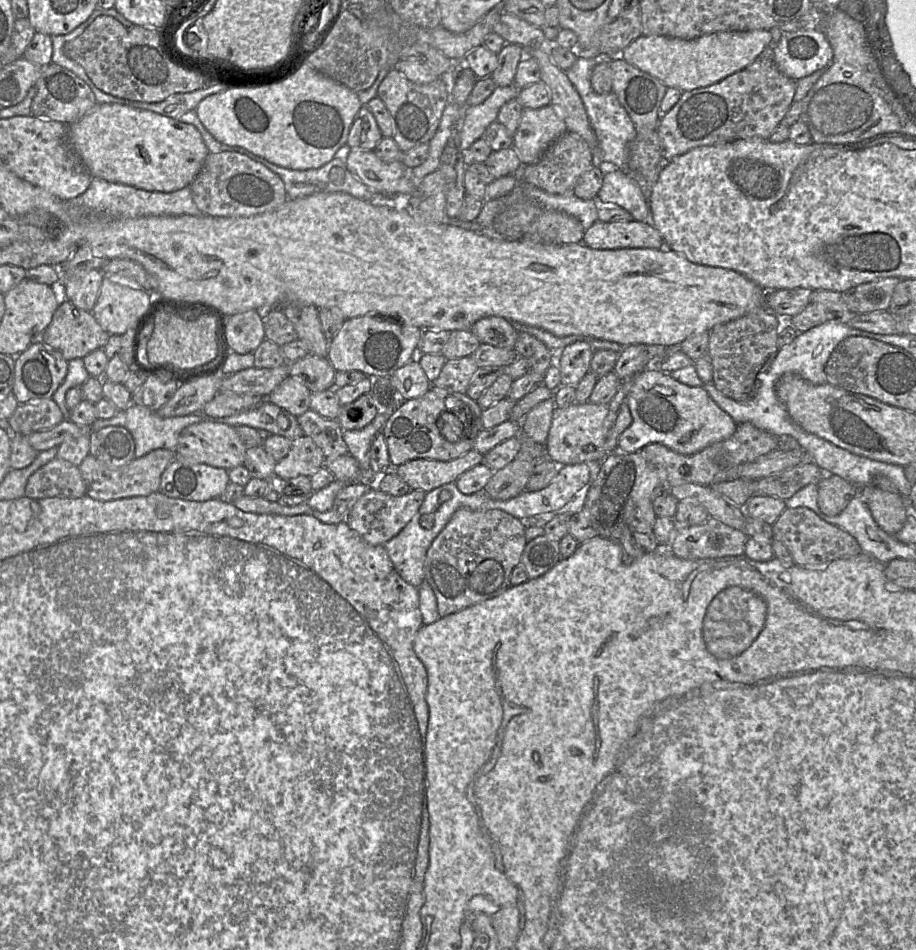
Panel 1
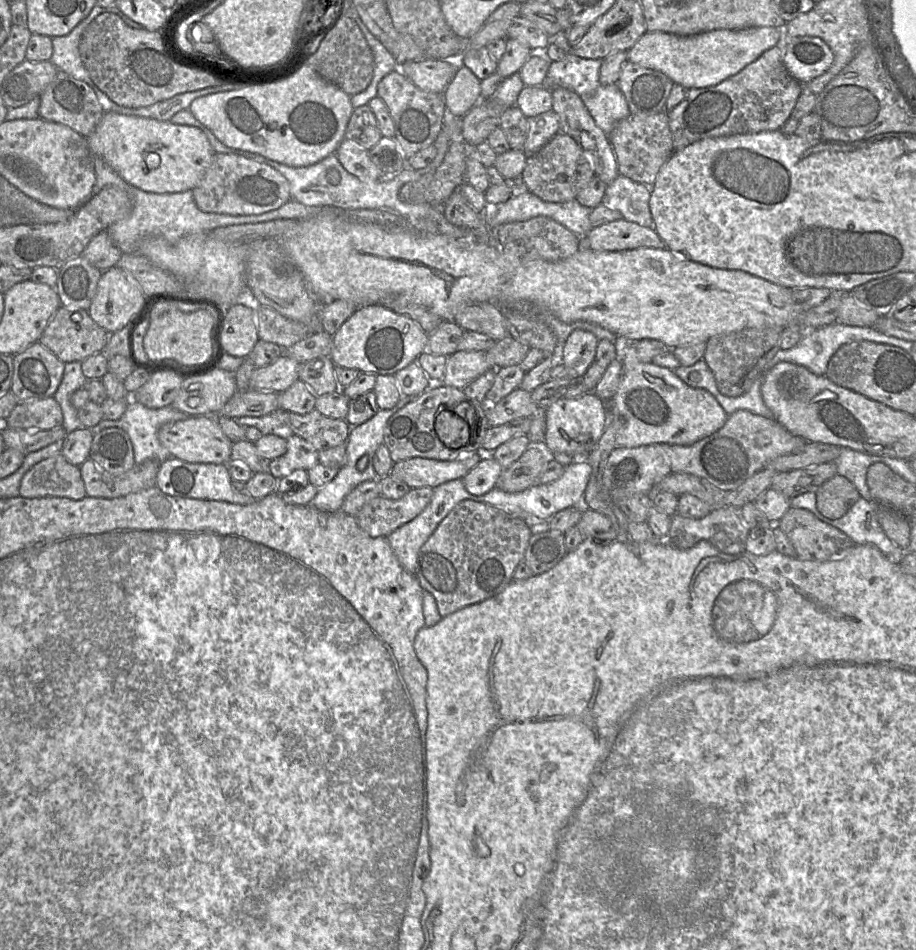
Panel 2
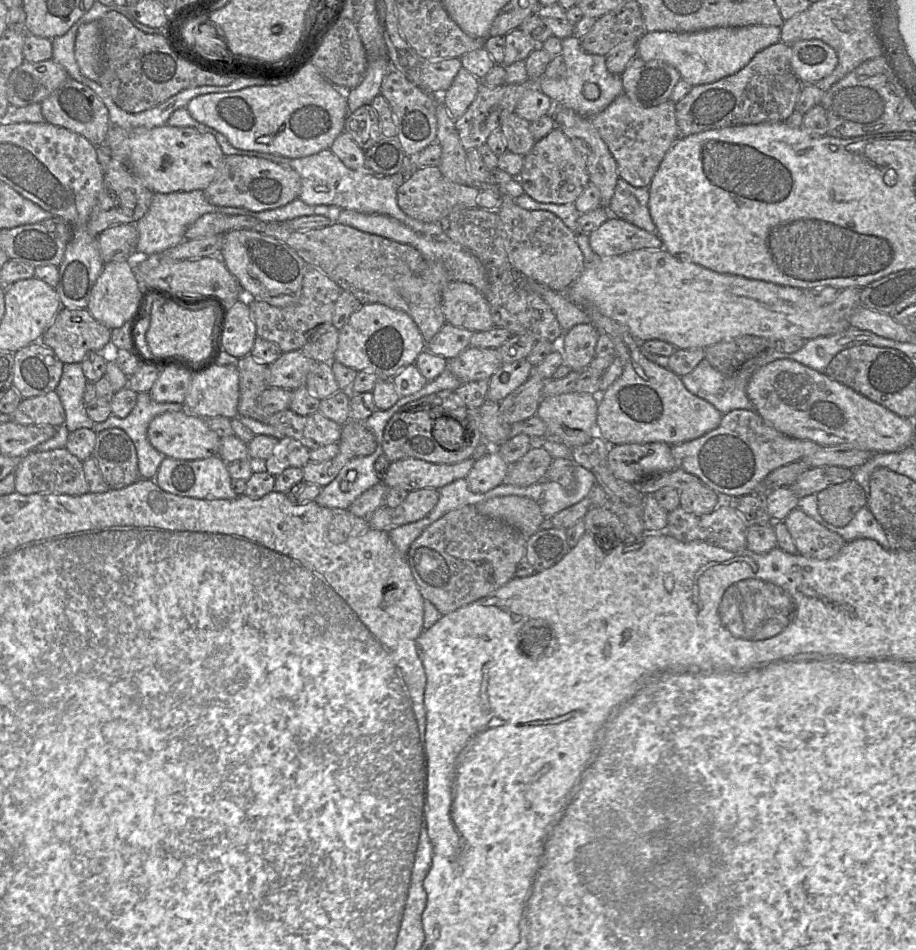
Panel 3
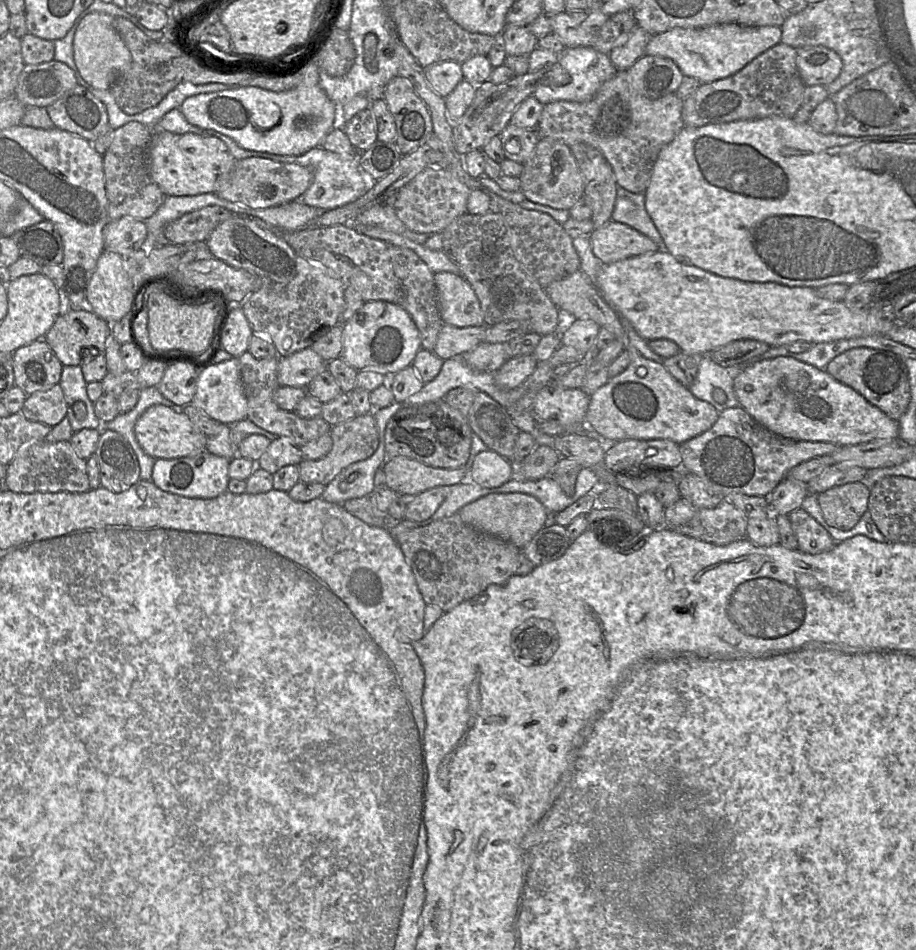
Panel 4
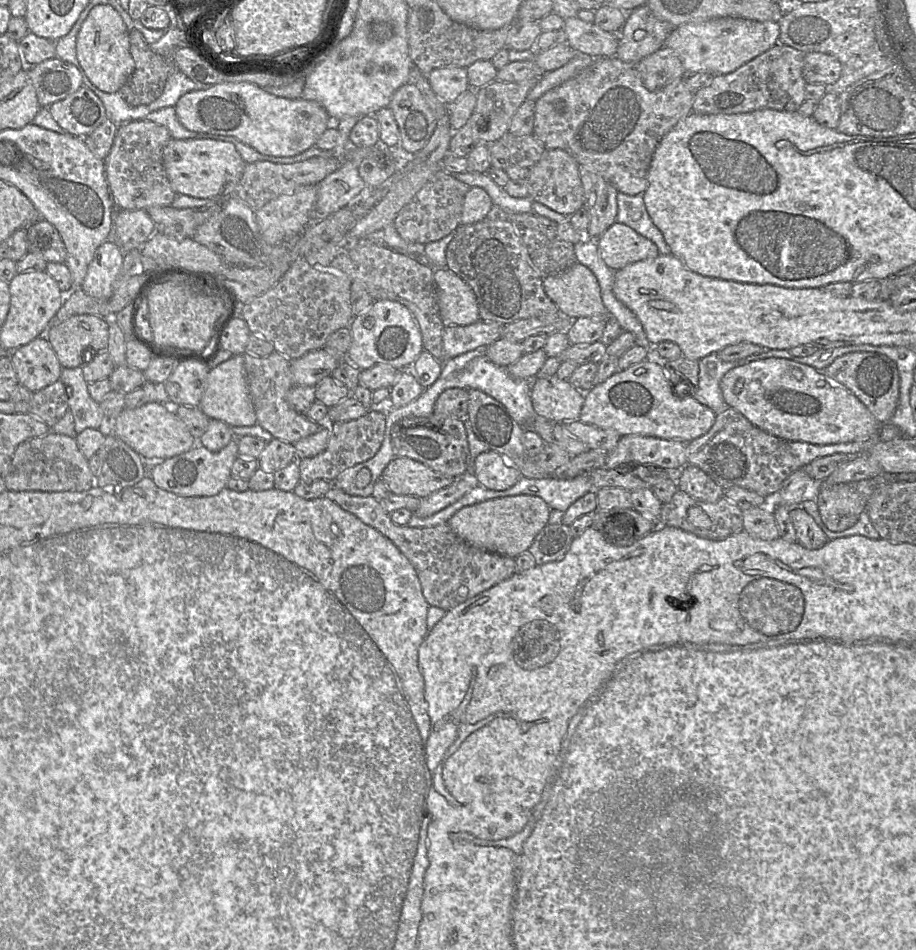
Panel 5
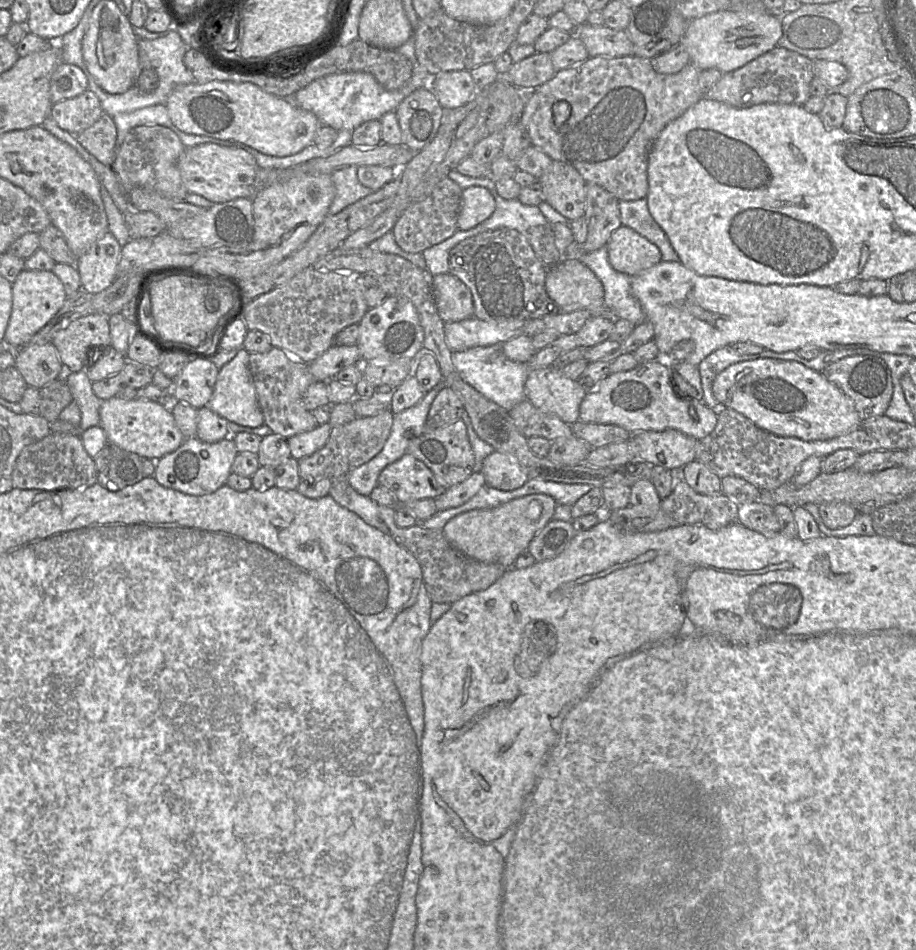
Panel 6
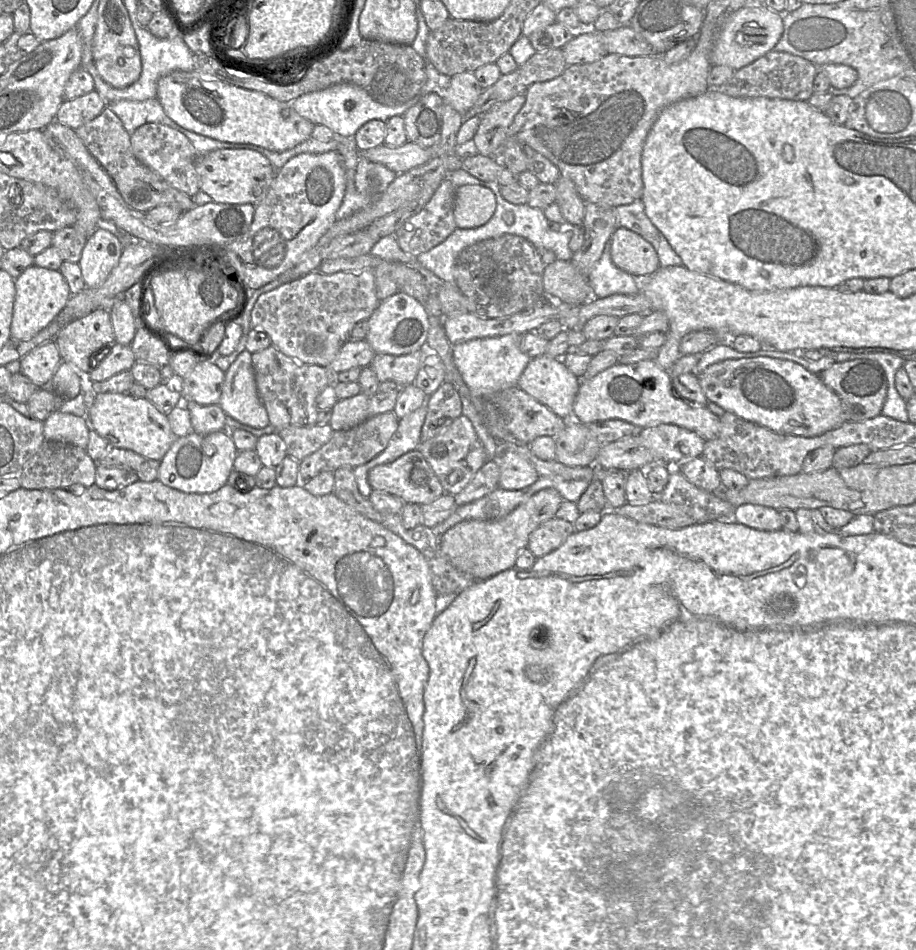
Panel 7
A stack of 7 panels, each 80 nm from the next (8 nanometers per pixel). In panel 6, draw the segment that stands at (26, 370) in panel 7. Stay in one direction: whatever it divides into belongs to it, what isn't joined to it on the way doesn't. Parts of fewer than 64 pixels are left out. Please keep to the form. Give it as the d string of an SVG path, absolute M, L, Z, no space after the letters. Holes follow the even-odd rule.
M52 342L20 347L15 355L15 367L28 386L38 389L65 373L65 368Z

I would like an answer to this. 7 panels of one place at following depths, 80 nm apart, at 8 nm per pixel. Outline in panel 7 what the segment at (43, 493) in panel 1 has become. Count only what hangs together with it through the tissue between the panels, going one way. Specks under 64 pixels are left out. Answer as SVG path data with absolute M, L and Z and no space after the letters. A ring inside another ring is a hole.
M44 440L37 452L28 459L18 475L22 488L25 489L56 489L90 487L95 483L97 462L86 452L86 449L58 440Z

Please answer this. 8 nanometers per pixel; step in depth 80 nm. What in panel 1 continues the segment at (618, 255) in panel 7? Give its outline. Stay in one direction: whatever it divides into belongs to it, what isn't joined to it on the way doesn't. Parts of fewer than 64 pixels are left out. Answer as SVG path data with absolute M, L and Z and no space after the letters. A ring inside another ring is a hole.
M595 221L594 224L584 231L583 242L593 249L620 249L620 248L650 248L663 249L665 247L664 240L657 229L650 221L639 222L617 221L617 222L601 222Z

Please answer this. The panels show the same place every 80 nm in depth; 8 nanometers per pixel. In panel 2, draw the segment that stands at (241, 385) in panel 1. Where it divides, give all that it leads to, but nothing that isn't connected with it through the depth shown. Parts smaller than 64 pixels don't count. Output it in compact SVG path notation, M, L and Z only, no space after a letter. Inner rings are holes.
M284 353L274 363L257 367L250 379L250 390L280 393L298 378L299 362Z

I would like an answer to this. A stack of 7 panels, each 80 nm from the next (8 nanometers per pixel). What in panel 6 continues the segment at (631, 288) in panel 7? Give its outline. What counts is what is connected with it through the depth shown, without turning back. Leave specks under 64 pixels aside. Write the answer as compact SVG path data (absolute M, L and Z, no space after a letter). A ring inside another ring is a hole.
M576 242L566 245L563 258L575 258L585 264L601 281L604 303L611 317L626 319L635 326L647 321L638 299L632 294L632 277L616 271L608 261L608 248L603 246L593 252L585 252Z

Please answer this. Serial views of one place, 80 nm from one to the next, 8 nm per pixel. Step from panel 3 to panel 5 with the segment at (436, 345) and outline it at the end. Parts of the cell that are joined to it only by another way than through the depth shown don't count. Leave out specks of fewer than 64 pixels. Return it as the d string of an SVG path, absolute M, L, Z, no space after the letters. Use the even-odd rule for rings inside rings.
M481 319L464 326L445 326L442 341L446 359L477 348L486 348L494 341L502 338L504 326L504 324Z

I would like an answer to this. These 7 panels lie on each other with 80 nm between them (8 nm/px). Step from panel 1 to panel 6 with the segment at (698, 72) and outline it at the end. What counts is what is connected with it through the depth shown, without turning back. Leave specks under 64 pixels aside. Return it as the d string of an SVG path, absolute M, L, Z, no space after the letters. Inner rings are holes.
M726 10L707 14L688 22L680 45L684 46L690 63L700 71L718 69L732 72L777 46L782 35L781 17L764 13Z

